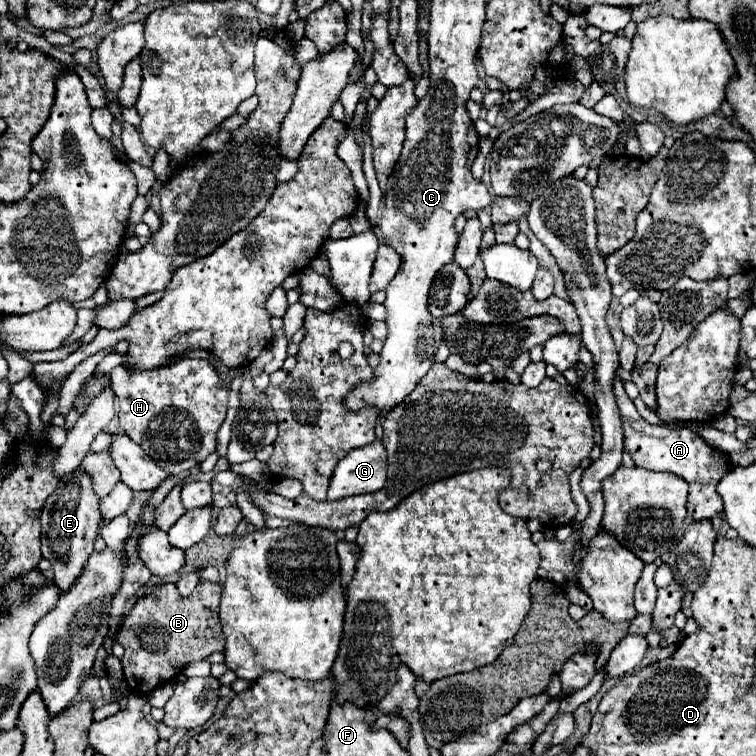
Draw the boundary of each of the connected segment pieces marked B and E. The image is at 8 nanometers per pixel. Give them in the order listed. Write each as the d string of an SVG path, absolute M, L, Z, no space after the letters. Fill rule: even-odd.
M201 580L187 598L177 592L175 584L167 582L149 588L149 592L135 602L131 614L125 616L117 634L117 642L125 648L121 664L131 692L147 694L167 680L179 676L185 670L185 664L203 660L213 652L223 652L225 636L219 622L219 598L221 586ZM141 640L145 640L145 646Z
M79 468L79 472L61 478L61 484L57 484L55 492L41 510L41 552L43 558L51 562L53 580L63 592L69 592L69 588L83 574L83 568L93 554L93 540L97 536L99 520L99 498L93 492L89 476L85 476Z

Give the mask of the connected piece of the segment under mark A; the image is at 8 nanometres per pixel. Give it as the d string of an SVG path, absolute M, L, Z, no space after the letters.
M619 376L615 380L613 388L615 388L613 392L617 398L619 412L621 412L623 428L625 428L625 450L633 456L635 464L641 468L647 468L647 470L673 472L673 474L681 476L683 480L687 480L687 484L689 484L689 514L695 520L713 518L715 514L723 512L721 498L717 496L717 484L719 484L723 472L727 472L731 468L729 458L723 452L711 448L707 442L703 442L693 430L675 428L677 422L671 422L671 426L651 426L649 422L645 422L639 416L639 412L635 410L635 404L625 394Z

